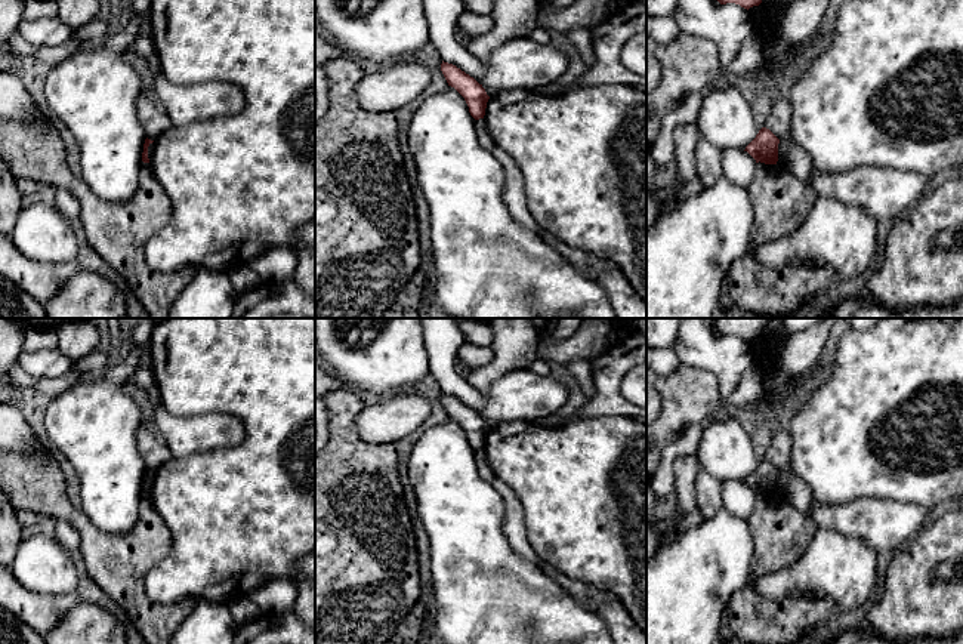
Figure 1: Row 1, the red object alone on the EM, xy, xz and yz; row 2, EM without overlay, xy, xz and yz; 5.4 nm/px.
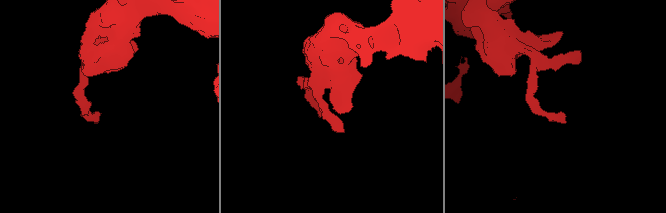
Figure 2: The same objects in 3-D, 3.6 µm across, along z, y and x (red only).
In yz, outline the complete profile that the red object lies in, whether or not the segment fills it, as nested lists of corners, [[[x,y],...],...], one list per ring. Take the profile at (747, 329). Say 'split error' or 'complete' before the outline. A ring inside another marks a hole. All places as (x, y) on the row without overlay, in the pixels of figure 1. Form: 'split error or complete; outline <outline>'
complete; outline [[[704,318],[710,330],[717,332],[720,336],[735,335],[744,341],[759,338],[763,326],[771,318]]]

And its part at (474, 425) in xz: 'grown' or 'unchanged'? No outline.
unchanged

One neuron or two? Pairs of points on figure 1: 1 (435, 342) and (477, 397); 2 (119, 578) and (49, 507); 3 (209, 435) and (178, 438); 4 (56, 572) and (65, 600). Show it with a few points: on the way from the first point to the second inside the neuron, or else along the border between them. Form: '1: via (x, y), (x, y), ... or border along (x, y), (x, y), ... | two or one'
1: via (443, 357), (443, 370), (462, 390) | one
2: via (107, 557), (70, 514) | one
3: via (201, 435), (185, 435) | one
4: border along (30, 591), (49, 595), (74, 592) | two

